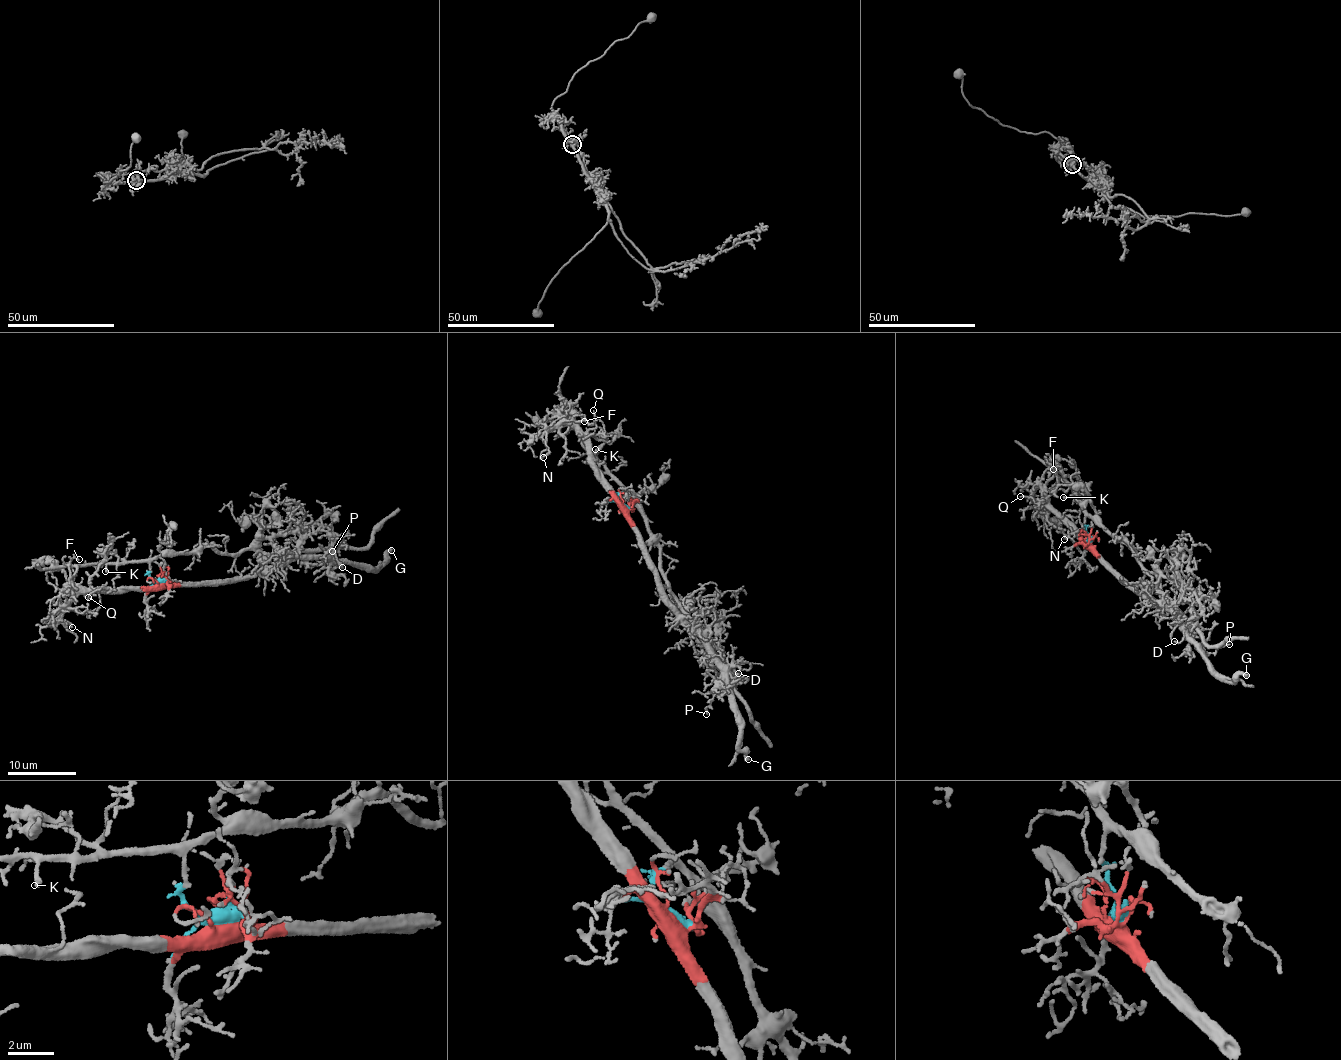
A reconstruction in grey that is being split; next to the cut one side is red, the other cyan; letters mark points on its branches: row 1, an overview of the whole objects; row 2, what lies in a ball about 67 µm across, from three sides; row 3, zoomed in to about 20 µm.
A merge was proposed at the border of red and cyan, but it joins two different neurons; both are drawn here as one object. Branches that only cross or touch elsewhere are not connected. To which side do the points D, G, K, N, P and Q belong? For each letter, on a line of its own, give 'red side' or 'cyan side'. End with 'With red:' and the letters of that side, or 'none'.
D: red side
G: red side
K: cyan side
N: red side
P: red side
Q: red side
With red: D, G, N, P, Q

